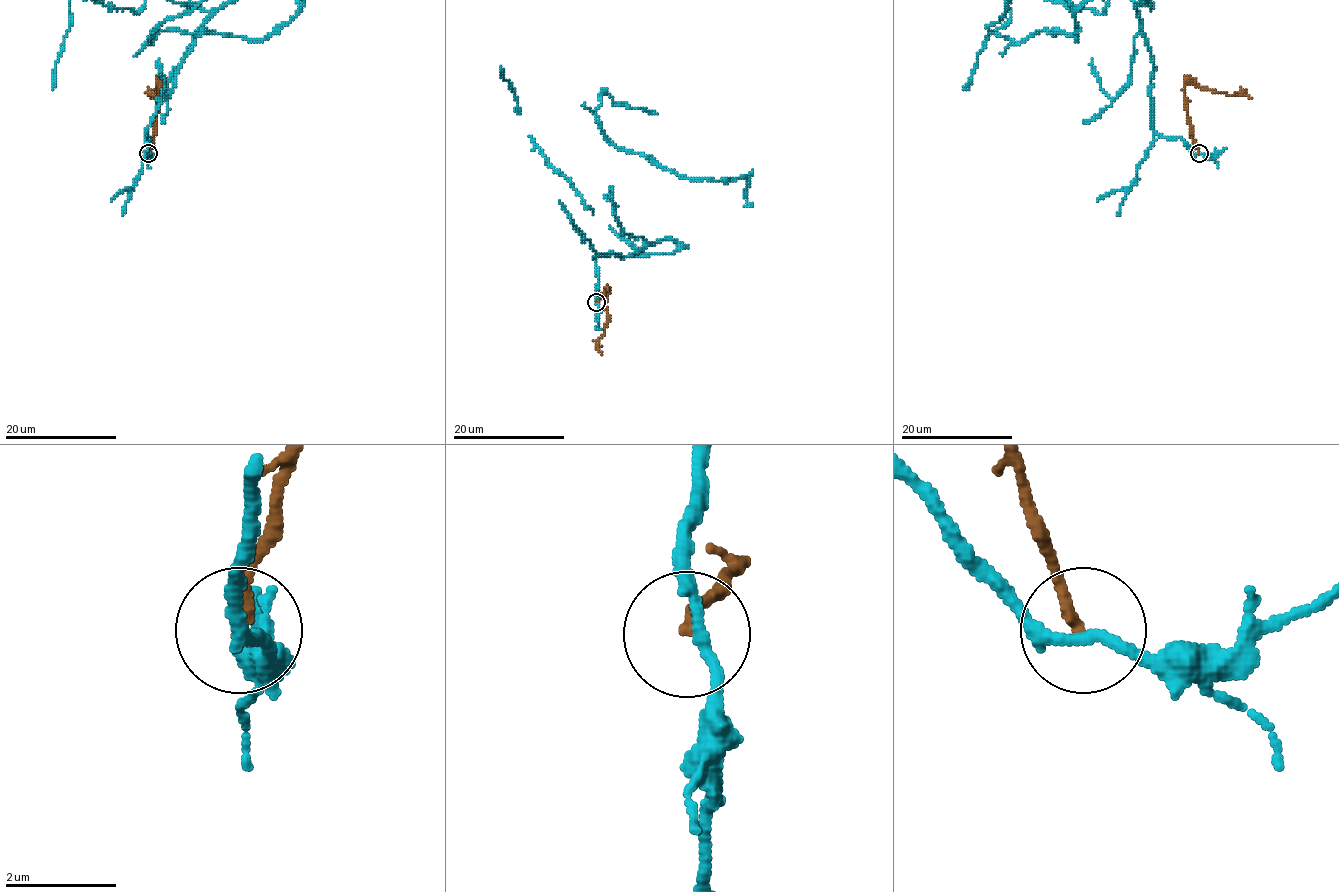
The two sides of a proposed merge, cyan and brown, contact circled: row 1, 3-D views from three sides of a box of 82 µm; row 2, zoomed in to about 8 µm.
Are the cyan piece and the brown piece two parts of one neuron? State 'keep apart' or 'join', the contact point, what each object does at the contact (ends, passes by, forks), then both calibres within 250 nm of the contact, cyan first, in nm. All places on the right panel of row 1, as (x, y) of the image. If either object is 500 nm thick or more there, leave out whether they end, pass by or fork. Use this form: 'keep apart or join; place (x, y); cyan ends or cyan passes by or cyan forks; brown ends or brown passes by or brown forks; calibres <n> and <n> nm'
keep apart; place (1199, 153); cyan passes by; brown ends; calibres 200 and 220 nm

